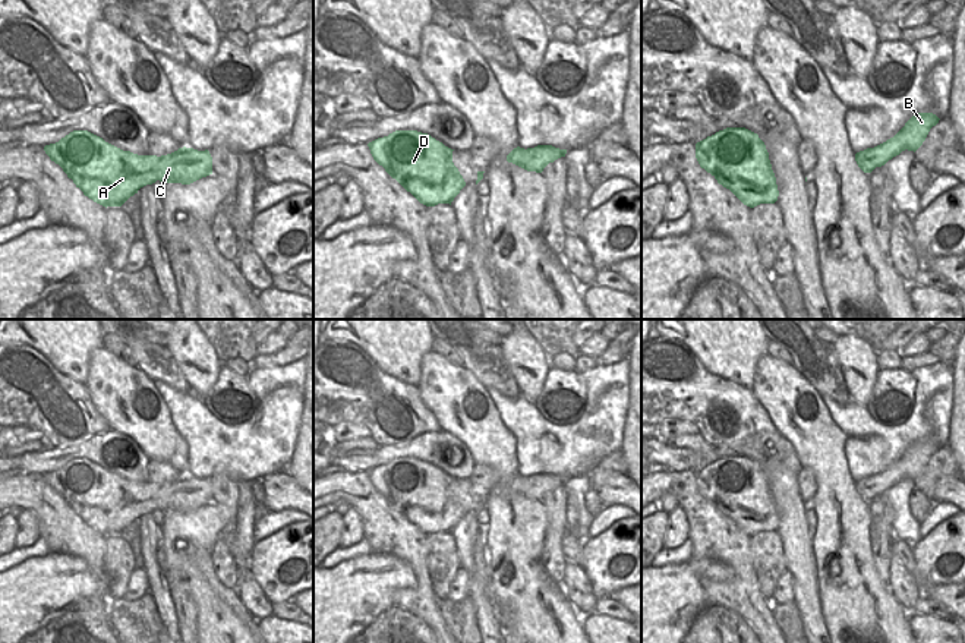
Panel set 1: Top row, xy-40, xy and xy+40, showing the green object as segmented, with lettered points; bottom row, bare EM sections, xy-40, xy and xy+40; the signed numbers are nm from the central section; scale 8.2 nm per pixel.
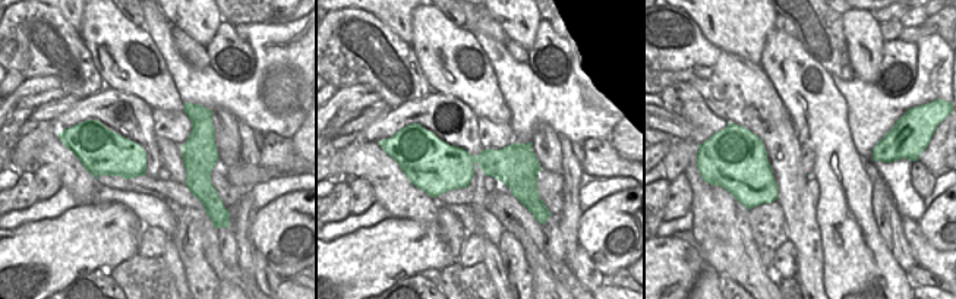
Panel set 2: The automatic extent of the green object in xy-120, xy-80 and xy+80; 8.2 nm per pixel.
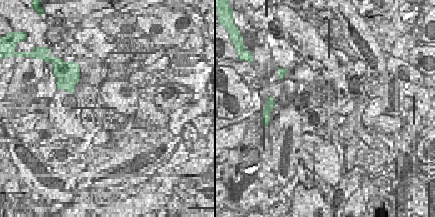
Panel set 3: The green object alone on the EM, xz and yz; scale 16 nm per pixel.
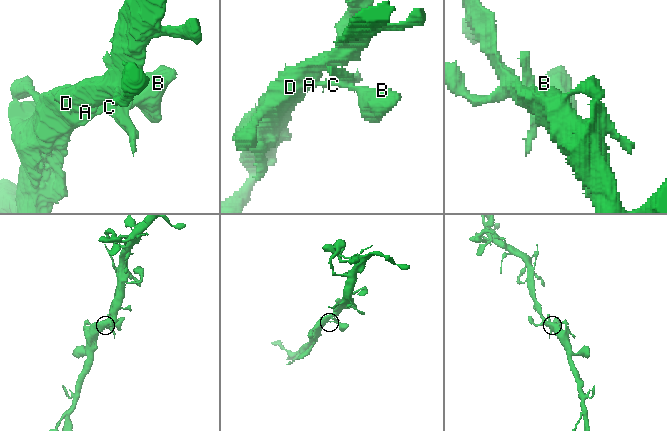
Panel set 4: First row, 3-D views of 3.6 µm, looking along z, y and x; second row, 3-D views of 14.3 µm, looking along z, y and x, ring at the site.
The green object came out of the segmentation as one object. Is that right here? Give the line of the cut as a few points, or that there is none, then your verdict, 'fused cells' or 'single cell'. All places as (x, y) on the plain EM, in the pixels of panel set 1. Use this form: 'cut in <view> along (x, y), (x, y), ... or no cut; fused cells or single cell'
no cut; single cell

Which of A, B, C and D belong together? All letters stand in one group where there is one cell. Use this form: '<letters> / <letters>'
A B C D

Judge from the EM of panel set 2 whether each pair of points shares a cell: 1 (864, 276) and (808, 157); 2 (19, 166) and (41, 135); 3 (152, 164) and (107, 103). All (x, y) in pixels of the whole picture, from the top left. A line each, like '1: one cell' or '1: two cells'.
1: two cells
2: one cell
3: one cell

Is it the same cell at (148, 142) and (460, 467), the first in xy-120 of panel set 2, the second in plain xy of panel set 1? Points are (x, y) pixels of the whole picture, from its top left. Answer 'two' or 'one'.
one

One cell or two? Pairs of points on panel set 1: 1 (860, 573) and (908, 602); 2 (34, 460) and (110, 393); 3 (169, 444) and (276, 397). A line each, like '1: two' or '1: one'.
1: two
2: two
3: two

